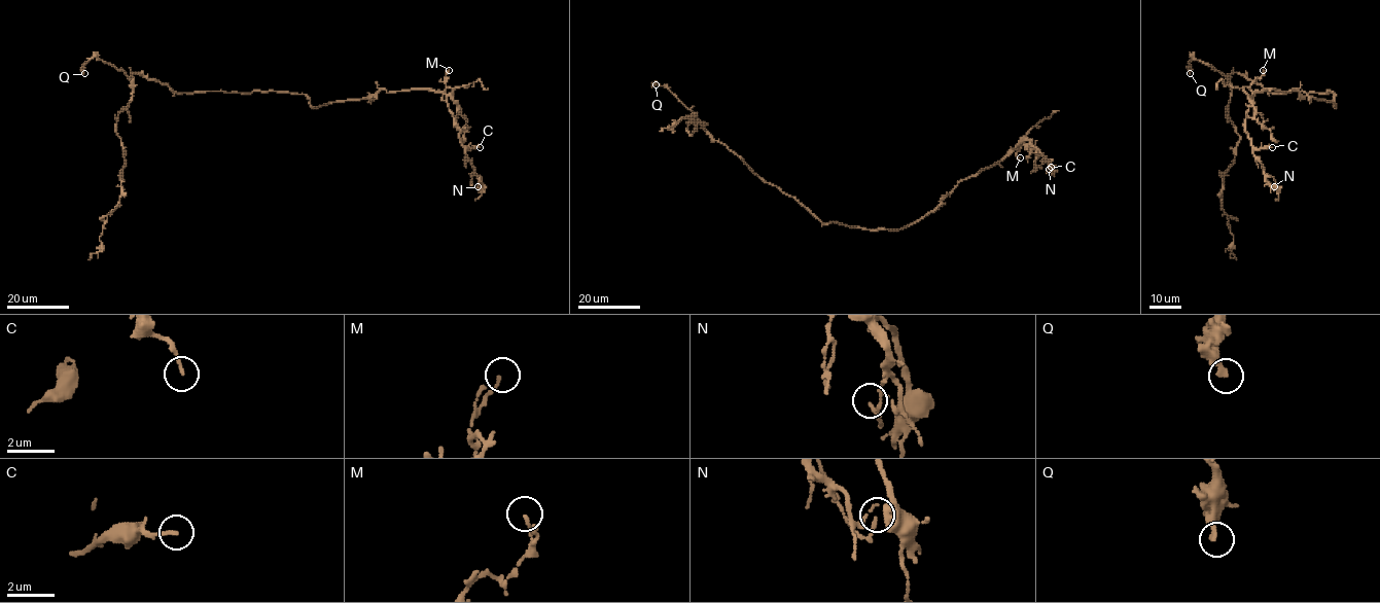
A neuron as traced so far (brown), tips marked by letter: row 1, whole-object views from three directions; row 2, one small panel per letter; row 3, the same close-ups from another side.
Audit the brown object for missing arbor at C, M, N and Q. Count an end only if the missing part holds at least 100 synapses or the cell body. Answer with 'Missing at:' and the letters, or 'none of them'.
Missing at: none of them

